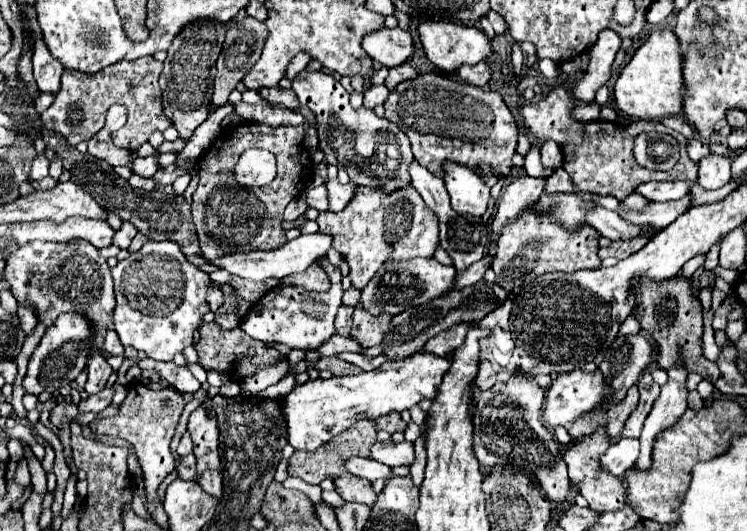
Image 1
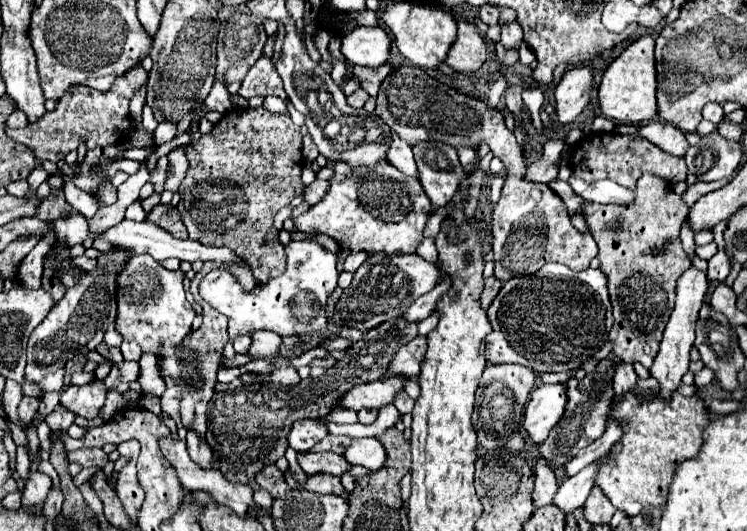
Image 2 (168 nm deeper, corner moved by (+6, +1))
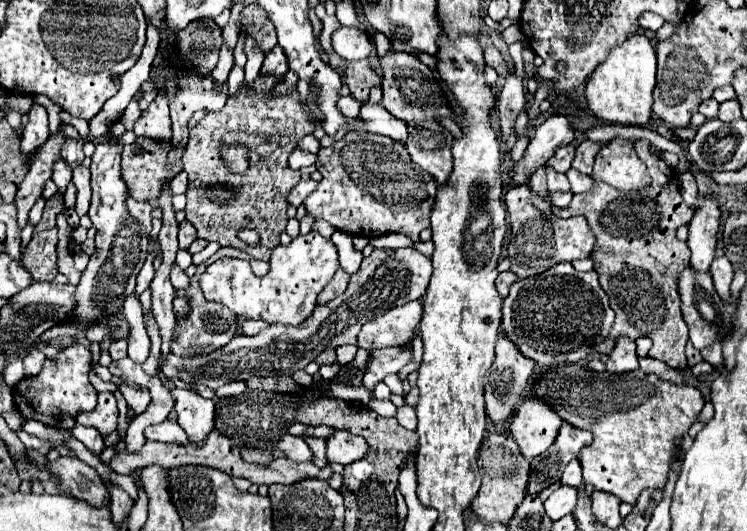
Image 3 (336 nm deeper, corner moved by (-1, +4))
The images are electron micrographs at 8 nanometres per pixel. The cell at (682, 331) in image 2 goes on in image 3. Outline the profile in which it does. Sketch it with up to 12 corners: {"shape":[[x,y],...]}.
{"shape":[[715,196],[687,224],[691,266],[709,272],[719,230]]}

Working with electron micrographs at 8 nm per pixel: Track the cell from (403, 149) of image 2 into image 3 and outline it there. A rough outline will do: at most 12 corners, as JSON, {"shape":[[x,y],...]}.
{"shape":[[361,104],[367,132],[407,140],[407,124],[381,104]]}

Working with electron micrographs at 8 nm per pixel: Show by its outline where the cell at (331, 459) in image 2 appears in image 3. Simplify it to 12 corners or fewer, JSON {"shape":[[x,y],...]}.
{"shape":[[285,434],[273,448],[291,460],[309,460],[311,450],[301,436]]}

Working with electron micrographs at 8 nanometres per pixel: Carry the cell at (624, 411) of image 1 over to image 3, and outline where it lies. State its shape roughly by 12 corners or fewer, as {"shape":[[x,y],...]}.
{"shape":[[615,340],[605,366],[613,374],[637,370],[635,342]]}

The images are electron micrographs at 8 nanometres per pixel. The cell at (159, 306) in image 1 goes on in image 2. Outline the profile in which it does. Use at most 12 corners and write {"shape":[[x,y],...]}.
{"shape":[[132,255],[116,331],[160,355],[168,387],[196,311],[184,273]]}

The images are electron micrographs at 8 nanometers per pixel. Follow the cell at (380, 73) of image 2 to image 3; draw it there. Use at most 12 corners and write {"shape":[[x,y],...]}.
{"shape":[[353,60],[345,84],[359,102],[369,100],[369,88],[381,76],[367,60]]}

